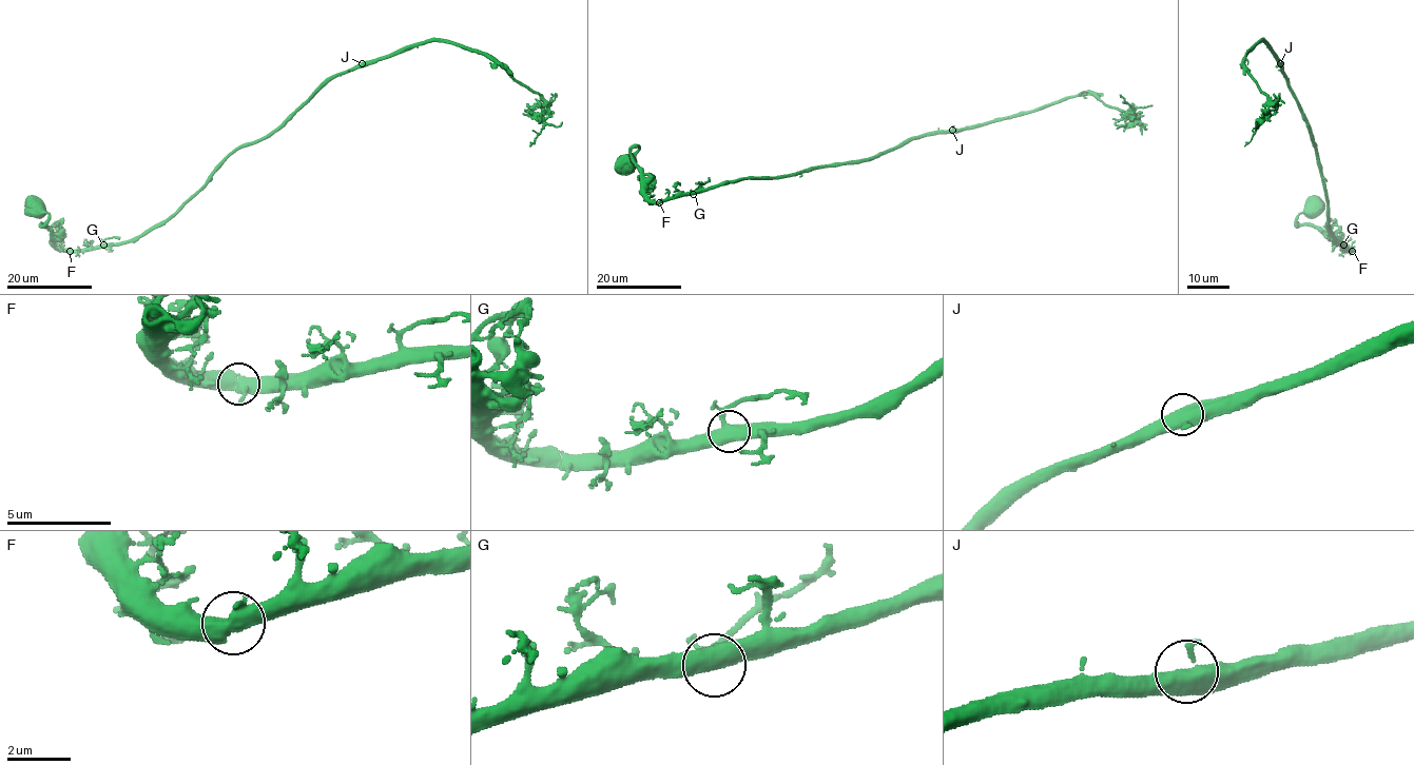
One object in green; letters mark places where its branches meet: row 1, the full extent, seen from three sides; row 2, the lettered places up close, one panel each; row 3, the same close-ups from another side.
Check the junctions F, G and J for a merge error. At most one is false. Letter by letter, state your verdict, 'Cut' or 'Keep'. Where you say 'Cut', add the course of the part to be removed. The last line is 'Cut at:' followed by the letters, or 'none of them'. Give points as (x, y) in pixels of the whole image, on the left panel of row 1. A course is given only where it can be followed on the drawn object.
F: Keep
G: Keep
J: Keep
Cut at: none of them

